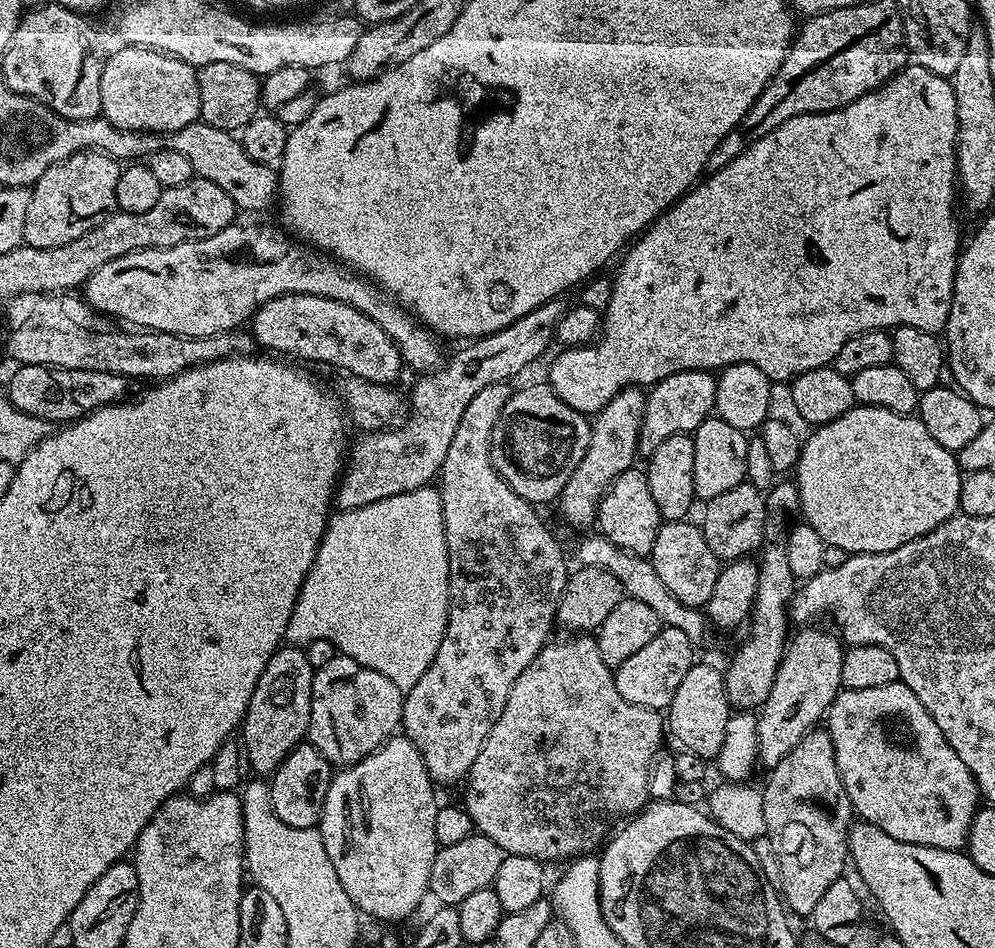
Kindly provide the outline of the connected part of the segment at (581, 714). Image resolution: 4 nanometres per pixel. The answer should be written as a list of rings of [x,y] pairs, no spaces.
[[[568,634],[563,638],[565,640],[553,639],[545,644],[544,649],[534,658],[534,662],[530,662],[530,666],[526,666],[522,674],[518,674],[518,682],[510,686],[510,698],[506,698],[506,710],[502,710],[502,718],[494,722],[486,742],[482,742],[482,750],[478,750],[478,758],[474,758],[474,766],[466,777],[468,789],[464,792],[464,800],[462,799],[463,807],[467,808],[472,819],[472,827],[479,835],[493,840],[507,855],[525,856],[541,862],[549,862],[548,860],[568,862],[581,854],[595,853],[605,843],[613,825],[641,811],[650,800],[648,779],[652,773],[652,765],[661,755],[660,743],[663,742],[664,736],[666,740],[666,720],[657,709],[634,706],[634,702],[626,702],[626,698],[618,694],[613,669],[608,668],[606,662],[602,662],[602,654],[598,654],[595,635]]]

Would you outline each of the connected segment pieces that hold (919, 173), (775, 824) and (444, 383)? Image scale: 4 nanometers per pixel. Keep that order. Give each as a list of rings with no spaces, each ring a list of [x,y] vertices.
[[[915,62],[909,63],[903,70],[897,72],[892,79],[887,80],[880,88],[876,88],[872,92],[865,94],[862,98],[850,102],[845,108],[839,108],[833,112],[802,114],[801,116],[795,116],[786,122],[782,122],[782,126],[770,130],[770,134],[766,134],[762,138],[752,141],[745,152],[738,154],[738,158],[734,158],[734,162],[730,162],[730,166],[705,175],[699,183],[689,188],[667,212],[661,212],[648,225],[643,235],[623,253],[623,256],[625,255],[624,261],[621,262],[620,269],[614,272],[612,293],[610,294],[608,303],[604,306],[602,323],[598,329],[599,339],[590,344],[583,344],[580,348],[566,348],[557,351],[557,356],[553,358],[552,365],[548,368],[547,383],[550,385],[552,391],[556,393],[556,396],[562,398],[562,402],[566,402],[566,406],[570,406],[574,410],[585,414],[595,414],[602,411],[606,406],[606,402],[610,402],[610,398],[617,396],[623,388],[658,384],[662,378],[670,378],[670,374],[721,370],[730,367],[734,363],[752,363],[758,369],[762,370],[772,382],[778,382],[778,380],[790,382],[798,374],[806,374],[810,370],[829,367],[833,358],[838,354],[838,350],[842,350],[842,346],[846,346],[846,342],[850,342],[850,338],[854,338],[860,332],[878,332],[881,330],[901,328],[901,326],[914,326],[918,330],[926,330],[933,334],[943,333],[945,326],[948,324],[948,315],[950,314],[950,306],[952,305],[952,291],[954,290],[954,282],[956,281],[956,261],[959,260],[962,251],[960,224],[956,221],[956,204],[958,208],[958,181],[956,179],[957,134],[958,106],[954,98],[951,79],[947,76],[934,74]]]
[[[813,730],[767,773],[768,781],[762,785],[765,808],[765,826],[767,838],[772,844],[780,867],[779,891],[783,903],[793,917],[811,917],[814,906],[826,894],[826,889],[845,875],[844,863],[850,860],[848,834],[854,823],[852,803],[842,786],[838,774],[838,762],[834,758],[834,742],[826,730]]]
[[[557,298],[555,300],[551,300],[550,302],[546,302],[542,306],[538,306],[534,310],[530,310],[530,314],[526,314],[522,318],[518,318],[518,322],[514,322],[510,326],[506,326],[502,330],[498,330],[489,336],[481,336],[479,338],[473,339],[471,342],[465,343],[468,345],[466,345],[465,348],[458,349],[457,352],[449,358],[449,360],[447,357],[447,359],[441,363],[439,368],[430,372],[423,373],[423,375],[417,379],[420,381],[418,381],[417,384],[412,388],[412,400],[410,396],[410,407],[407,409],[406,415],[403,417],[402,422],[397,423],[393,427],[383,429],[379,432],[365,432],[363,434],[357,435],[358,438],[353,442],[353,444],[351,441],[350,451],[347,453],[346,463],[342,468],[342,475],[336,486],[336,494],[334,497],[335,507],[339,509],[339,511],[349,512],[355,508],[370,506],[370,502],[382,502],[382,498],[394,498],[394,494],[406,494],[407,492],[418,490],[419,488],[429,487],[429,485],[431,485],[433,481],[435,481],[440,475],[440,467],[446,458],[446,450],[450,450],[450,442],[454,439],[454,430],[458,430],[458,421],[460,421],[462,418],[462,414],[465,412],[466,406],[470,406],[470,402],[473,400],[474,394],[479,394],[479,392],[482,390],[486,390],[486,386],[494,386],[495,384],[512,382],[512,379],[514,379],[515,376],[519,374],[519,372],[526,371],[527,368],[530,367],[531,364],[534,363],[535,360],[538,359],[539,356],[542,355],[548,347],[553,347],[558,322],[562,318],[562,314],[567,312],[570,307],[569,301],[566,301],[567,299]]]

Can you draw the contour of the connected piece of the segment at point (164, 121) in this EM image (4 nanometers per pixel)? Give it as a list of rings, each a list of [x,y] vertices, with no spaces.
[[[137,44],[120,46],[116,53],[109,55],[104,61],[102,70],[102,90],[100,91],[100,111],[103,119],[109,120],[114,126],[122,130],[138,130],[139,132],[173,132],[182,130],[182,126],[190,126],[200,120],[200,103],[198,102],[198,78],[196,77],[197,69],[185,60],[179,60],[177,56],[168,56],[164,52],[159,52],[153,48],[140,48]]]

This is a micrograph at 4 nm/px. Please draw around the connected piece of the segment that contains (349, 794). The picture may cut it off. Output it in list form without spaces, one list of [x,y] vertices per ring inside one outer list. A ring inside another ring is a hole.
[[[403,734],[393,736],[392,739],[386,741],[383,746],[371,752],[366,758],[362,758],[356,764],[341,767],[333,775],[330,786],[326,790],[326,802],[320,815],[318,827],[322,834],[322,842],[326,846],[326,854],[330,854],[330,862],[334,866],[335,872],[338,873],[338,882],[342,882],[342,890],[346,890],[346,894],[350,894],[350,902],[354,902],[354,906],[365,917],[373,916],[376,920],[404,920],[423,902],[424,896],[429,895],[430,866],[434,866],[438,847],[434,834],[434,818],[436,817],[438,799],[436,800],[432,791],[434,791],[434,785],[428,776],[426,766],[422,762],[422,754],[418,754],[414,742],[410,742],[408,737]]]

